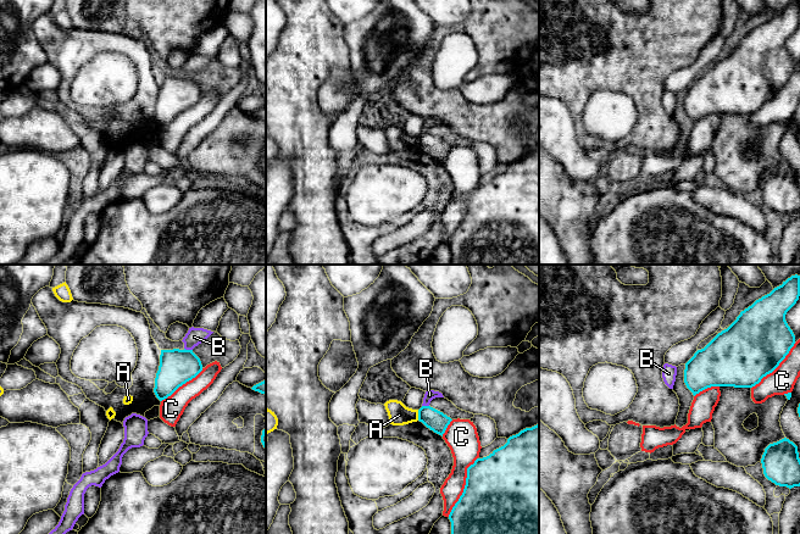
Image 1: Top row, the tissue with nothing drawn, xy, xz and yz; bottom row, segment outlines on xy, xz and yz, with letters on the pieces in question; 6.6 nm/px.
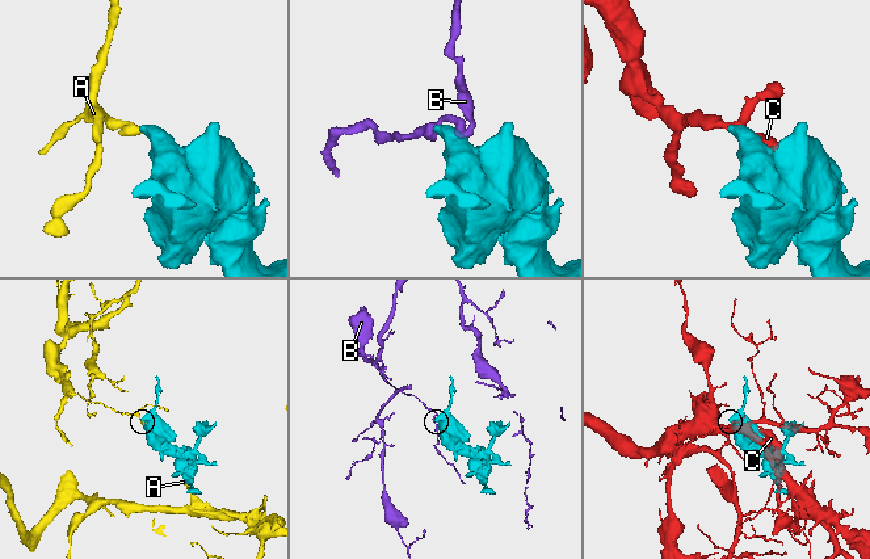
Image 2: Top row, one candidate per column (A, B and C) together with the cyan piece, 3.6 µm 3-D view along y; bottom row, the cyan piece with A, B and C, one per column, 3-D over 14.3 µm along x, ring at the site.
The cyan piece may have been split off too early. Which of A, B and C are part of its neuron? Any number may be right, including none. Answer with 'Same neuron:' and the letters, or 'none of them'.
Same neuron: none of them

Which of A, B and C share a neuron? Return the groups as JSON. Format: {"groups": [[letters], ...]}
{"groups": [["A"], ["B"], ["C"]]}

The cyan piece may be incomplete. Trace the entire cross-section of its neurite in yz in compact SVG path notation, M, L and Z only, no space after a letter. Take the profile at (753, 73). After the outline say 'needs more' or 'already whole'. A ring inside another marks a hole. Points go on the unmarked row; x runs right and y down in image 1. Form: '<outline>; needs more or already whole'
M795 1L698 77L684 96L693 122L711 113L752 115L772 100L795 71L785 41L799 23L800 2Z; already whole

